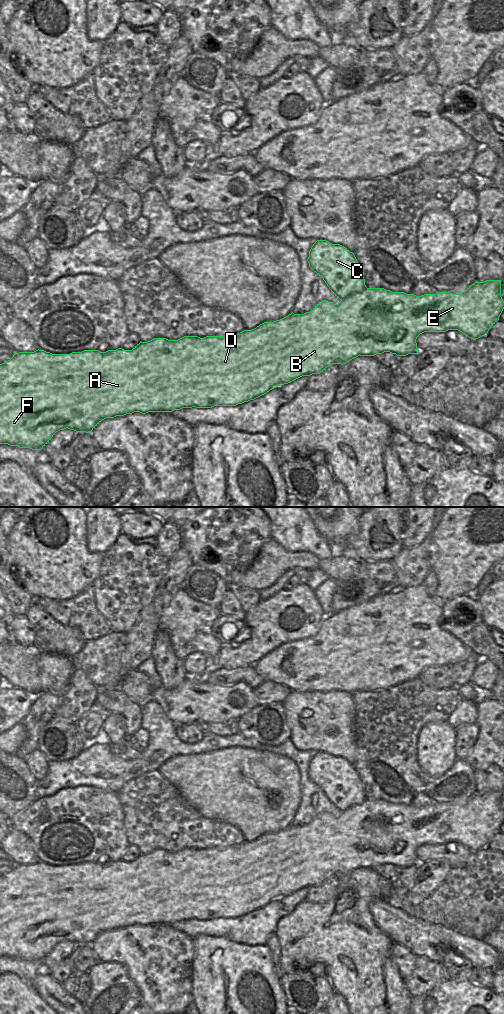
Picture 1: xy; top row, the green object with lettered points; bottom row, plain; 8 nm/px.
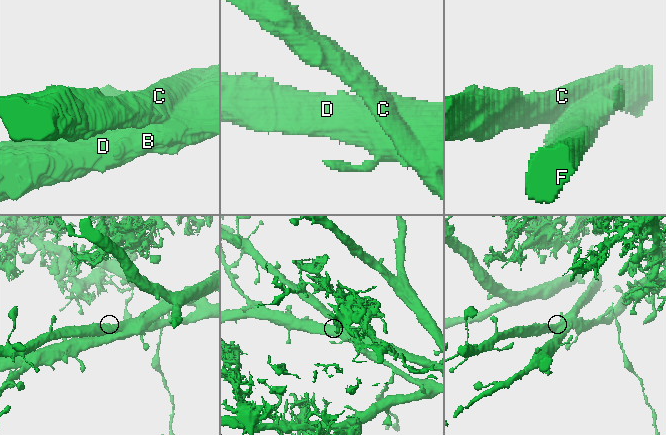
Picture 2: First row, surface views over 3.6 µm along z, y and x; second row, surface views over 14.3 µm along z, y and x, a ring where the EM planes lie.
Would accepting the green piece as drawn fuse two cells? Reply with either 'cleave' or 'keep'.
cleave

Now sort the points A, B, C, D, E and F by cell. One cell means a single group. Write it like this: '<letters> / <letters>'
A B D E F / C

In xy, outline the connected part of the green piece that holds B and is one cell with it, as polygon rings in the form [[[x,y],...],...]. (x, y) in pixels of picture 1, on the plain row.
[[[501,792],[475,794],[460,806],[438,804],[416,808],[384,800],[366,800],[338,816],[326,812],[310,824],[264,834],[252,842],[228,848],[184,848],[178,852],[154,850],[132,862],[100,864],[84,862],[52,866],[44,862],[19,864],[0,876],[0,956],[41,962],[53,947],[66,940],[90,945],[102,932],[134,924],[172,924],[182,920],[236,918],[302,888],[320,886],[332,876],[346,876],[358,868],[390,864],[397,868],[417,866],[417,849],[424,844],[458,842],[476,852],[487,848],[504,821]]]

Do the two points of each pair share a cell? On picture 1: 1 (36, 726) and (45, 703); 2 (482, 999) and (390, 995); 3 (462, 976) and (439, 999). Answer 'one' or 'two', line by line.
1: one
2: two
3: two

